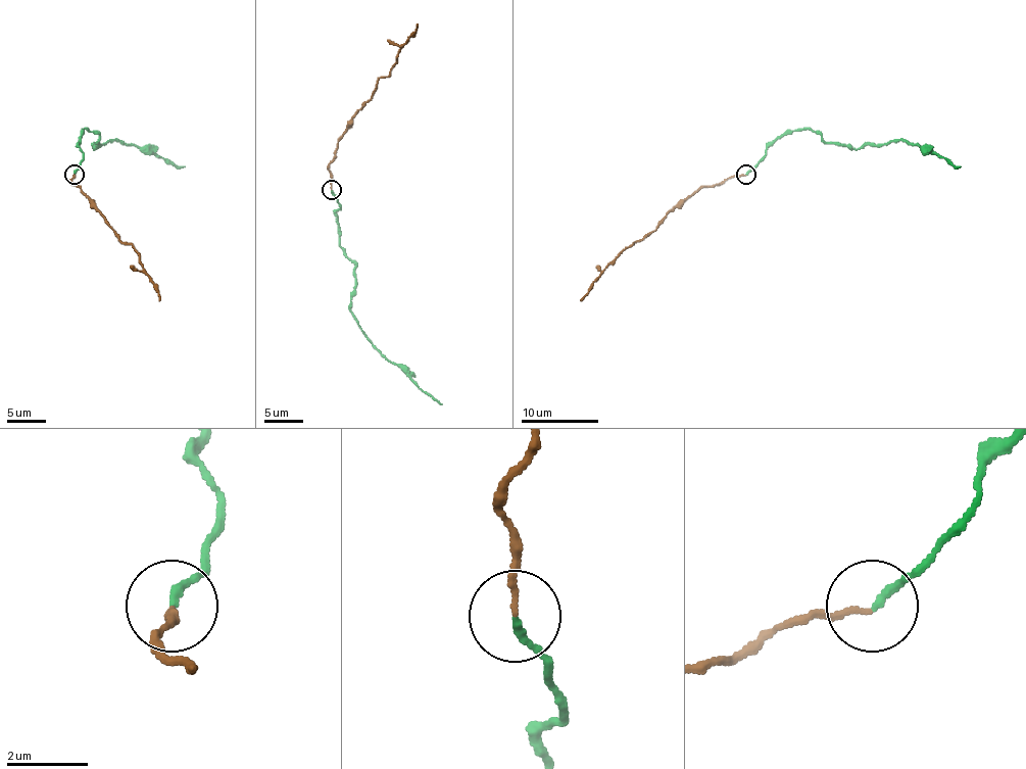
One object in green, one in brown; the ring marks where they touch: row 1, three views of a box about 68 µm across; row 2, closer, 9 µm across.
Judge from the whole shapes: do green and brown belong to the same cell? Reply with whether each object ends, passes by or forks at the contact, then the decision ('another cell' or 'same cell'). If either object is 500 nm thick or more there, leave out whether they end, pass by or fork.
green ends there; brown ends there; same cell

